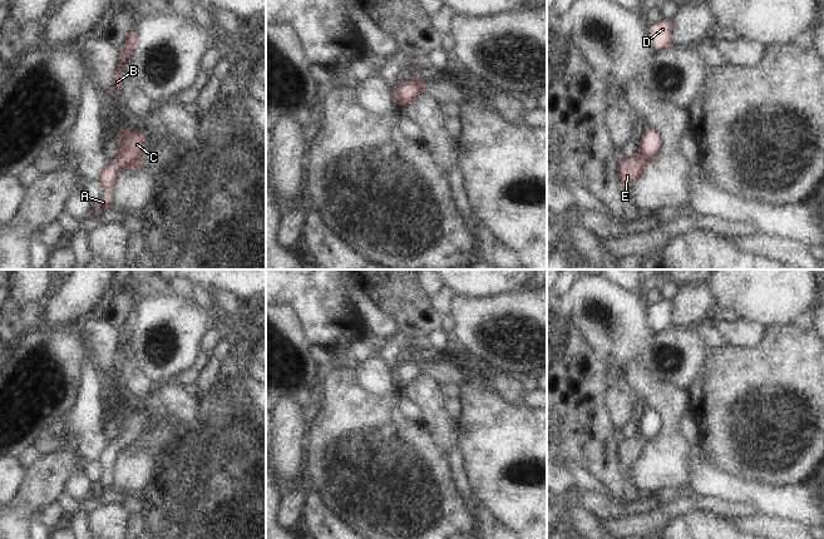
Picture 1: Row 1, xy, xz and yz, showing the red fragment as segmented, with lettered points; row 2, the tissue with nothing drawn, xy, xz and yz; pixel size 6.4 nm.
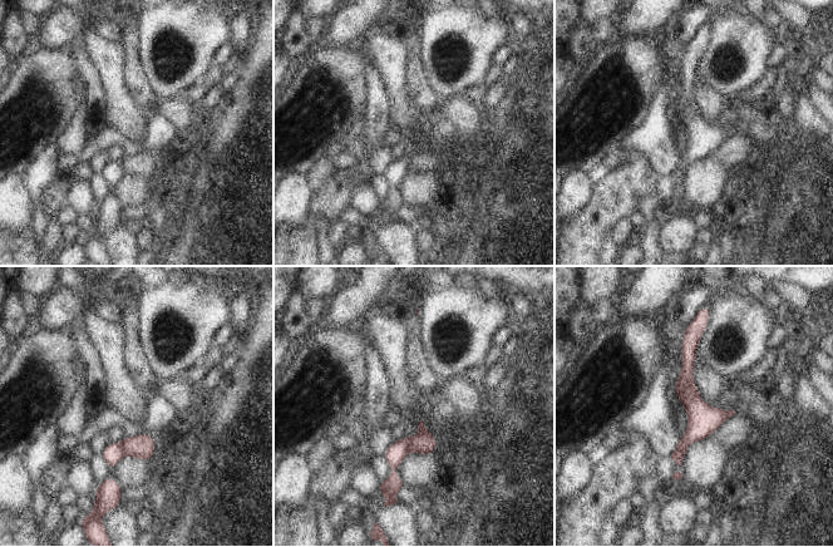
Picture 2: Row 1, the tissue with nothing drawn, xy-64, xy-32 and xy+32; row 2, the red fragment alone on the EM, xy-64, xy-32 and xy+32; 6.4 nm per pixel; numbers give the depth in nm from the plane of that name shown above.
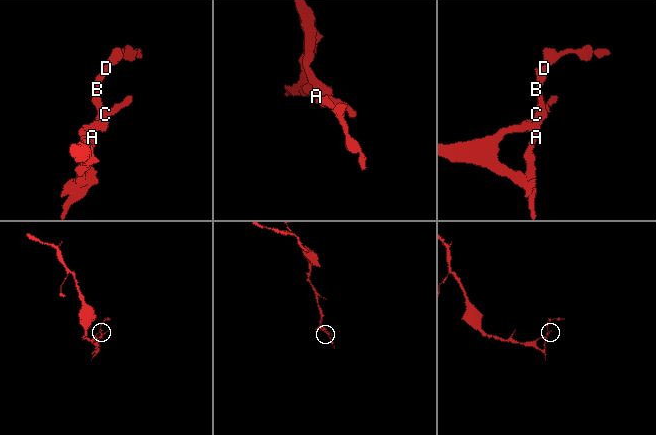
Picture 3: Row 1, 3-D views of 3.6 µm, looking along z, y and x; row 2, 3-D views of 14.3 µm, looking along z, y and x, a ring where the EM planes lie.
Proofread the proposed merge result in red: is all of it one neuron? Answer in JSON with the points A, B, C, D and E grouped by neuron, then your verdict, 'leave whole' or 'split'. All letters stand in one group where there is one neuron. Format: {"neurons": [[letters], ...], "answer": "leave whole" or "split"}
{"neurons": [["A", "B", "C", "D"], ["E"]], "answer": "split"}

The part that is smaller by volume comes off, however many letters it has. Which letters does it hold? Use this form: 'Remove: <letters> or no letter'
Remove: A, B, C, D.

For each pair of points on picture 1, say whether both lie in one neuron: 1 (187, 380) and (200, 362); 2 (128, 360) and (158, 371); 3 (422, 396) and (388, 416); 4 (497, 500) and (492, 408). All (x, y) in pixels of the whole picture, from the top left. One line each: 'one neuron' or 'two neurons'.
1: one neuron
2: two neurons
3: two neurons
4: one neuron

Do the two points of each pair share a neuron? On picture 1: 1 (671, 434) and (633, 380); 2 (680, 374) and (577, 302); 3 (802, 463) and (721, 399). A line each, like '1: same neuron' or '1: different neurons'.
1: same neuron
2: same neuron
3: same neuron

